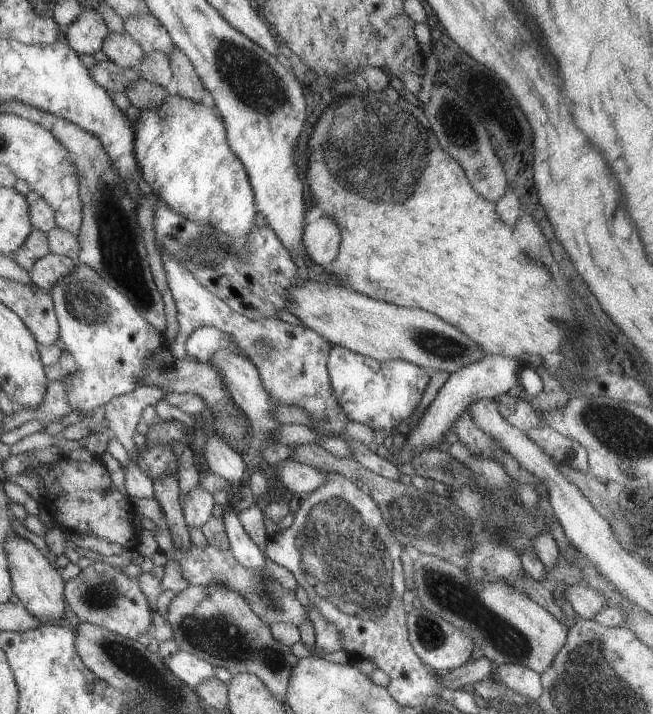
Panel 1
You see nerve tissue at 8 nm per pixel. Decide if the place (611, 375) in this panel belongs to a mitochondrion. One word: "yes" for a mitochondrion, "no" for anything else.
no

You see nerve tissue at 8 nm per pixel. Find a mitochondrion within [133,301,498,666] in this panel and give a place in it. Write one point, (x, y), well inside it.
(341, 551)

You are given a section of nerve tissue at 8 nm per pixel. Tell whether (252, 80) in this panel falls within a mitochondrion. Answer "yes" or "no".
yes

